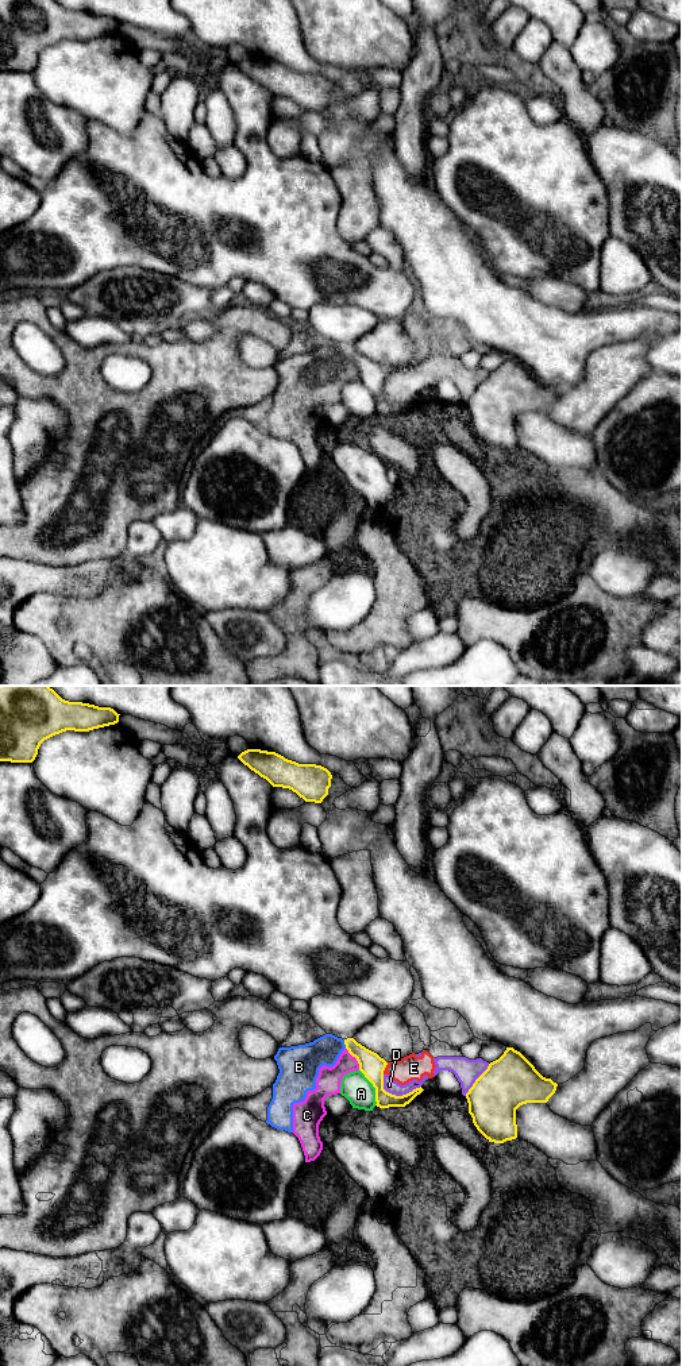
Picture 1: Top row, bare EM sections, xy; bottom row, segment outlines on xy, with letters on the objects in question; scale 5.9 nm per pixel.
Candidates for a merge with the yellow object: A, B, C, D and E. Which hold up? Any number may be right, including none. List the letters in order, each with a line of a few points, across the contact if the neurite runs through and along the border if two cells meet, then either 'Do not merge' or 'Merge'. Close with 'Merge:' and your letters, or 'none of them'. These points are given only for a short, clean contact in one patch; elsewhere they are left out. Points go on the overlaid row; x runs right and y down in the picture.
A: Do not merge
B: Line: xy (343, 1040), (346, 1048). Do not merge
C: Line: xy (346, 1048), (355, 1058), (359, 1069). Do not merge
D: Do not merge
E: Line: xy (388, 1062), (382, 1073). Do not merge
Merge: none of them

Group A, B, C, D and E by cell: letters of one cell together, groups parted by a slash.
A / B C D E

